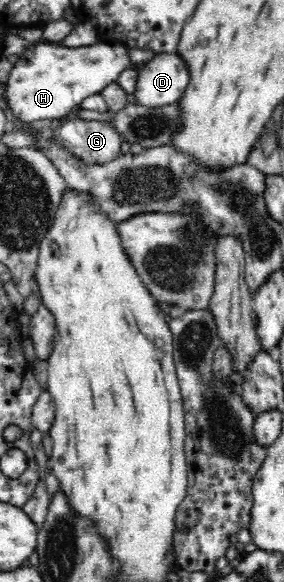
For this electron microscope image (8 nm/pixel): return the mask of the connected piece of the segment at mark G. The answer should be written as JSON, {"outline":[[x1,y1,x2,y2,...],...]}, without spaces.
{"outline":[[73,115,54,124,71,154,89,164,105,163,120,154,121,134,110,120,91,121]]}

